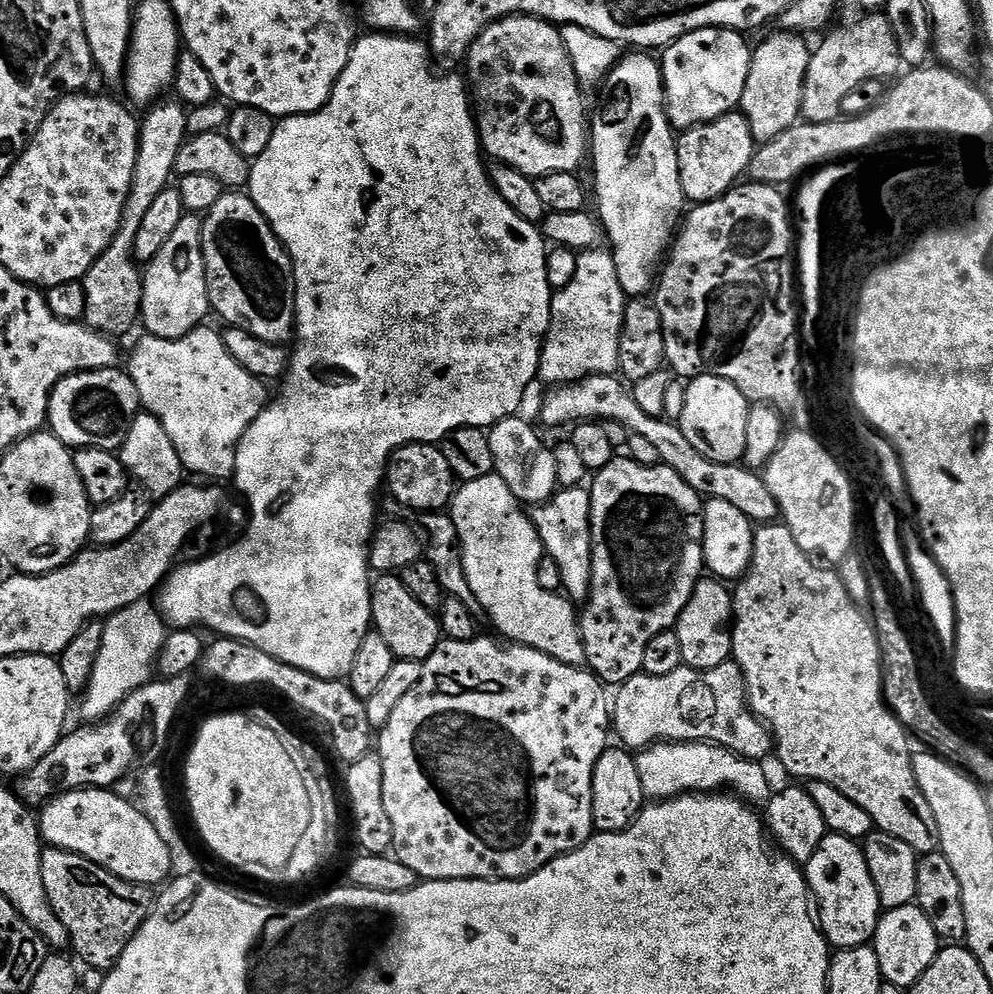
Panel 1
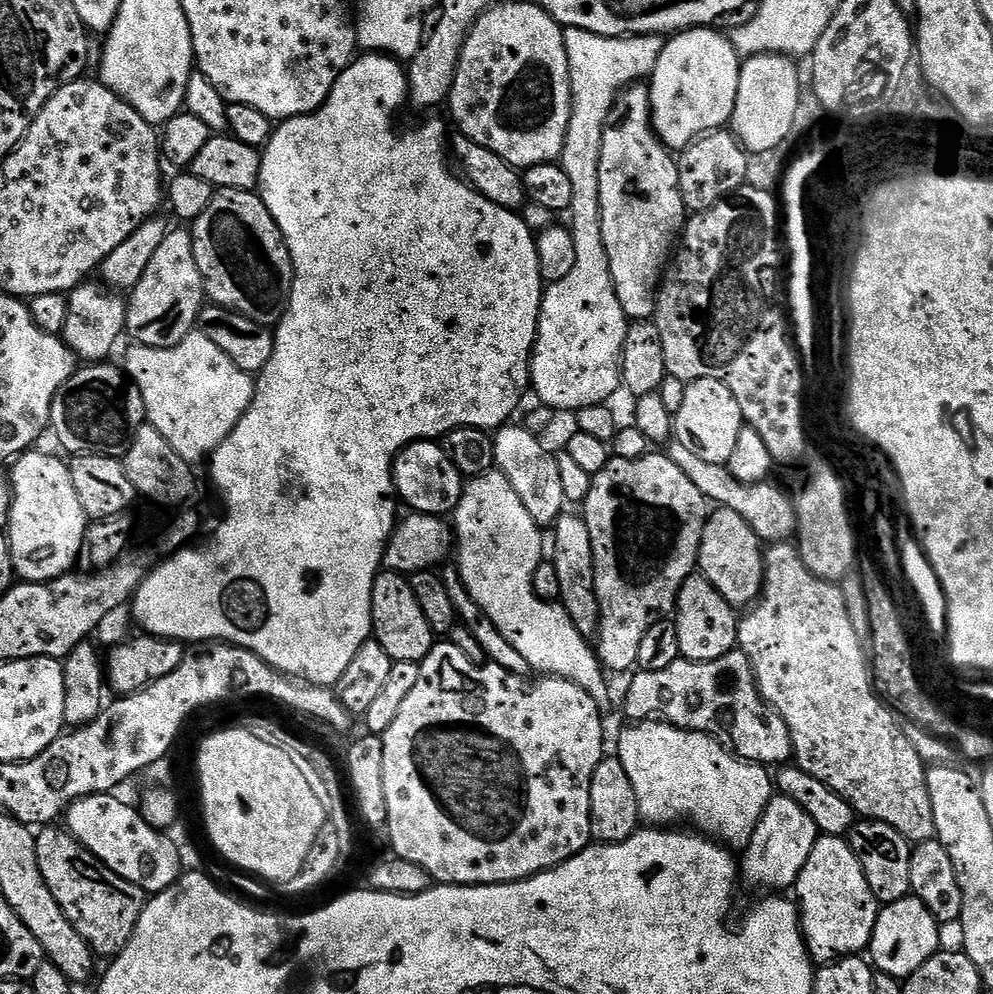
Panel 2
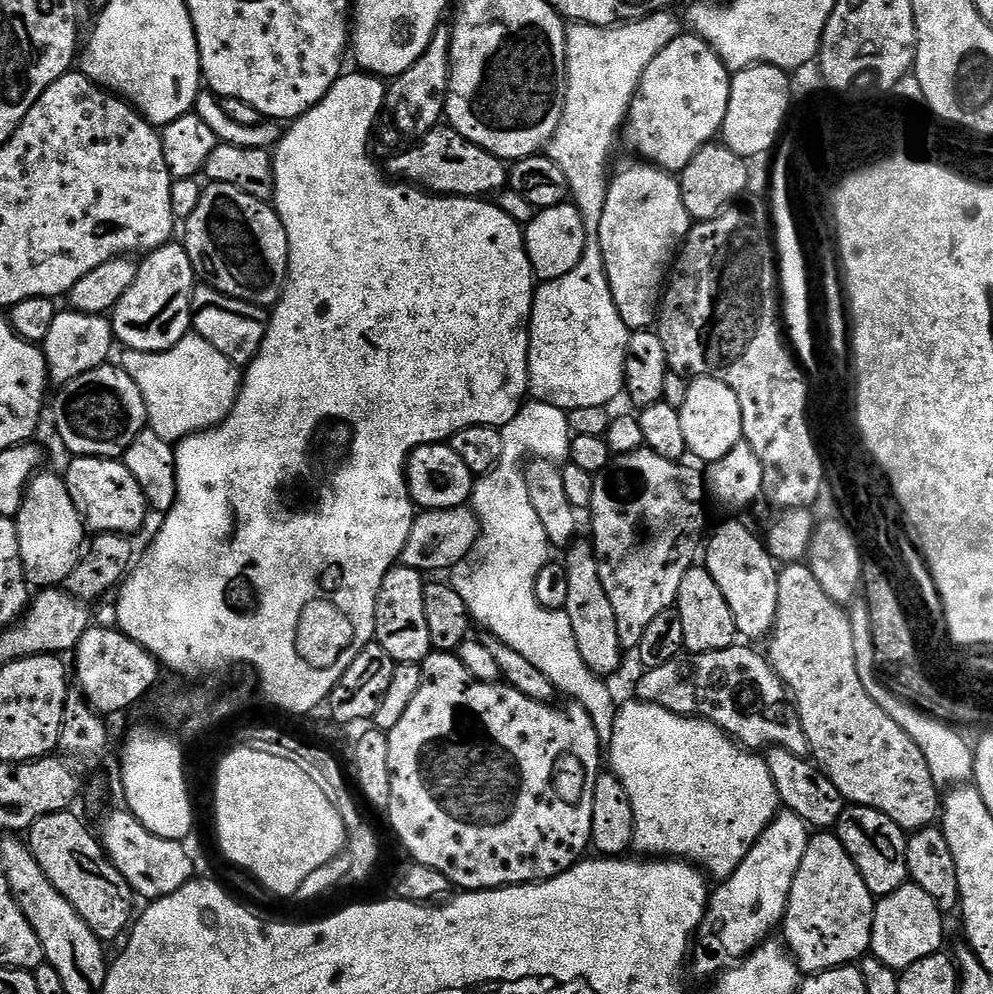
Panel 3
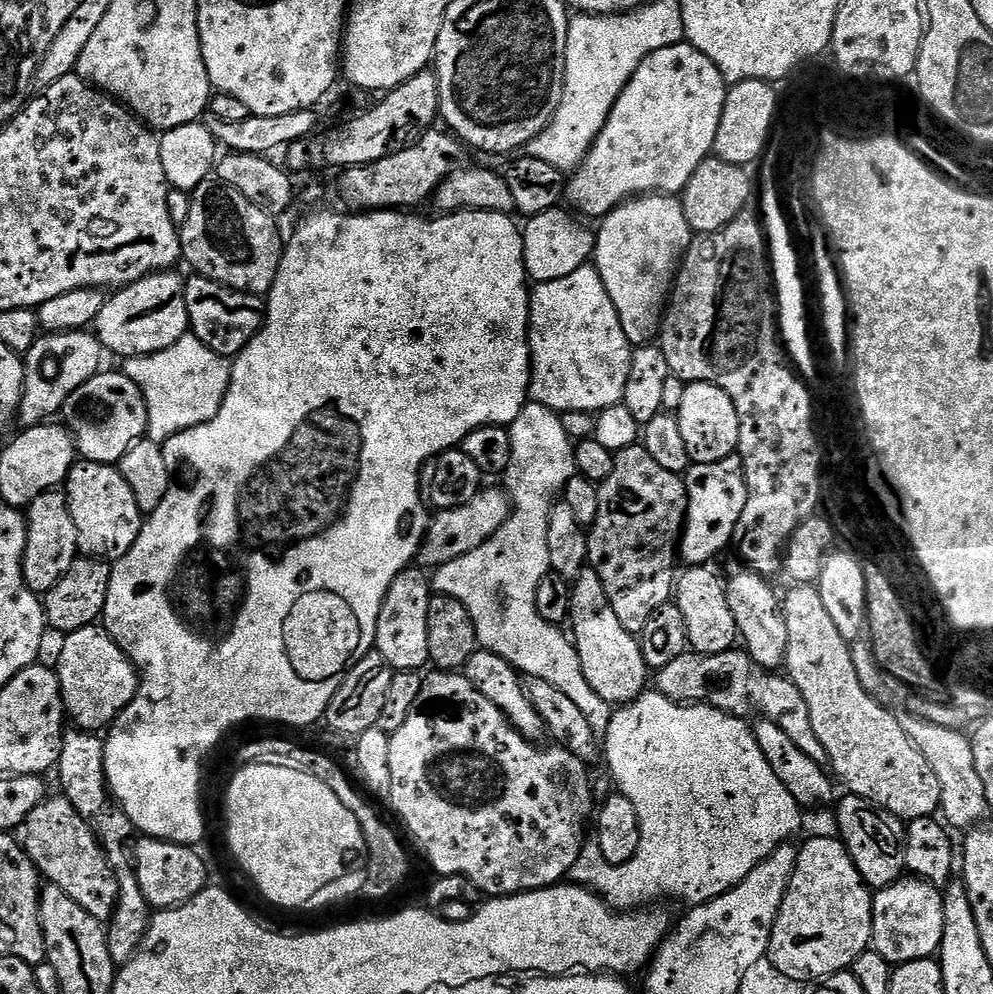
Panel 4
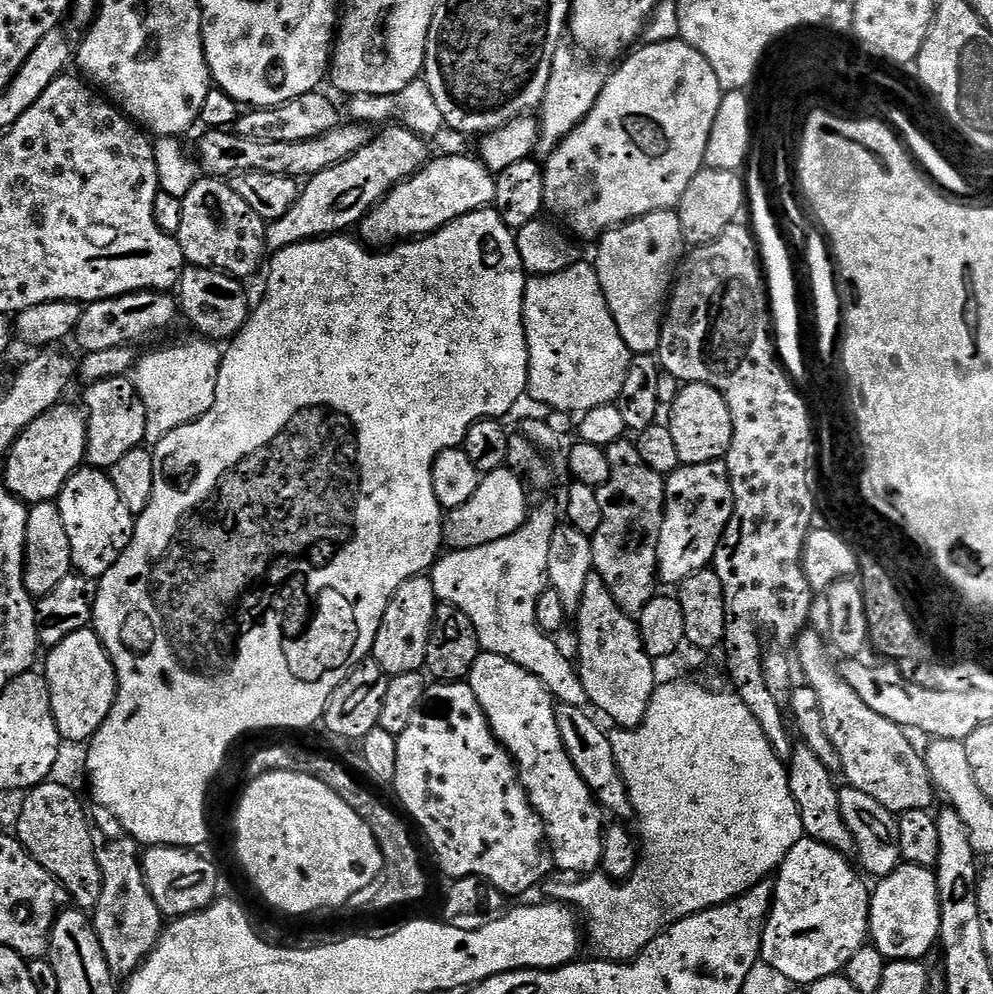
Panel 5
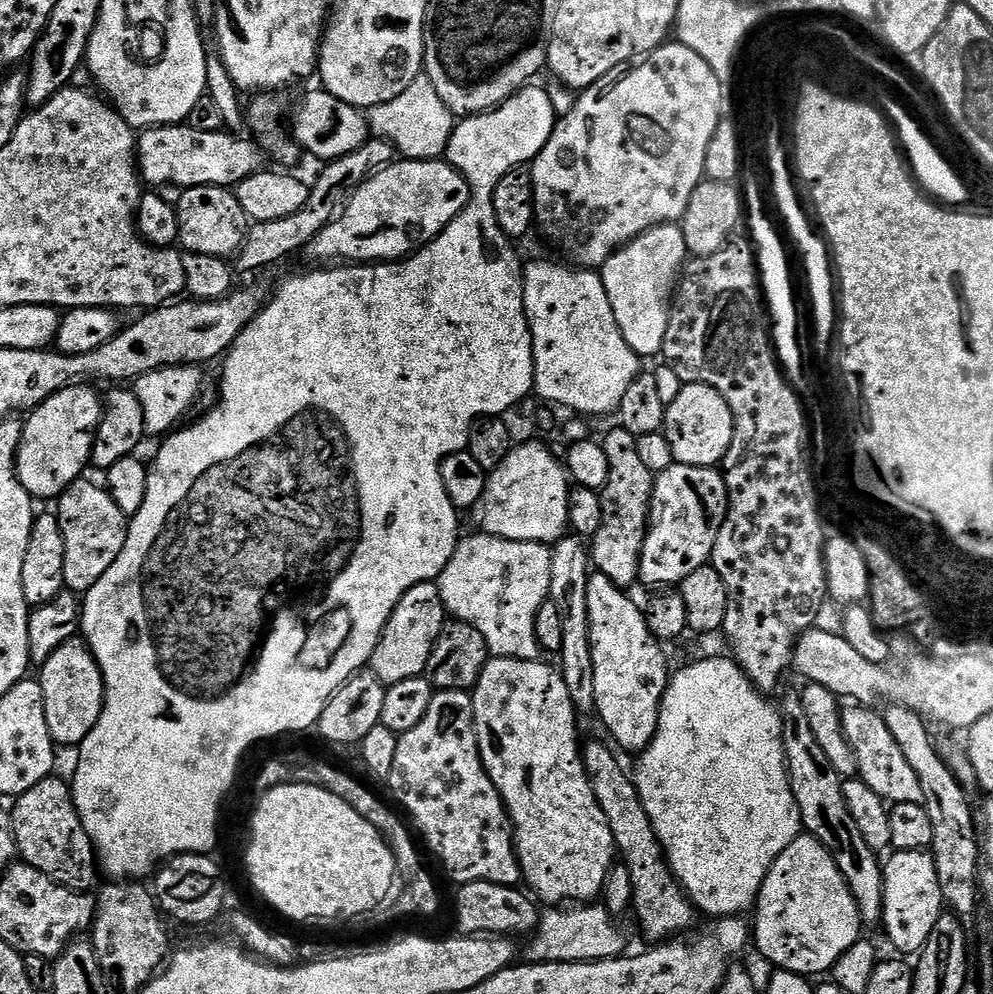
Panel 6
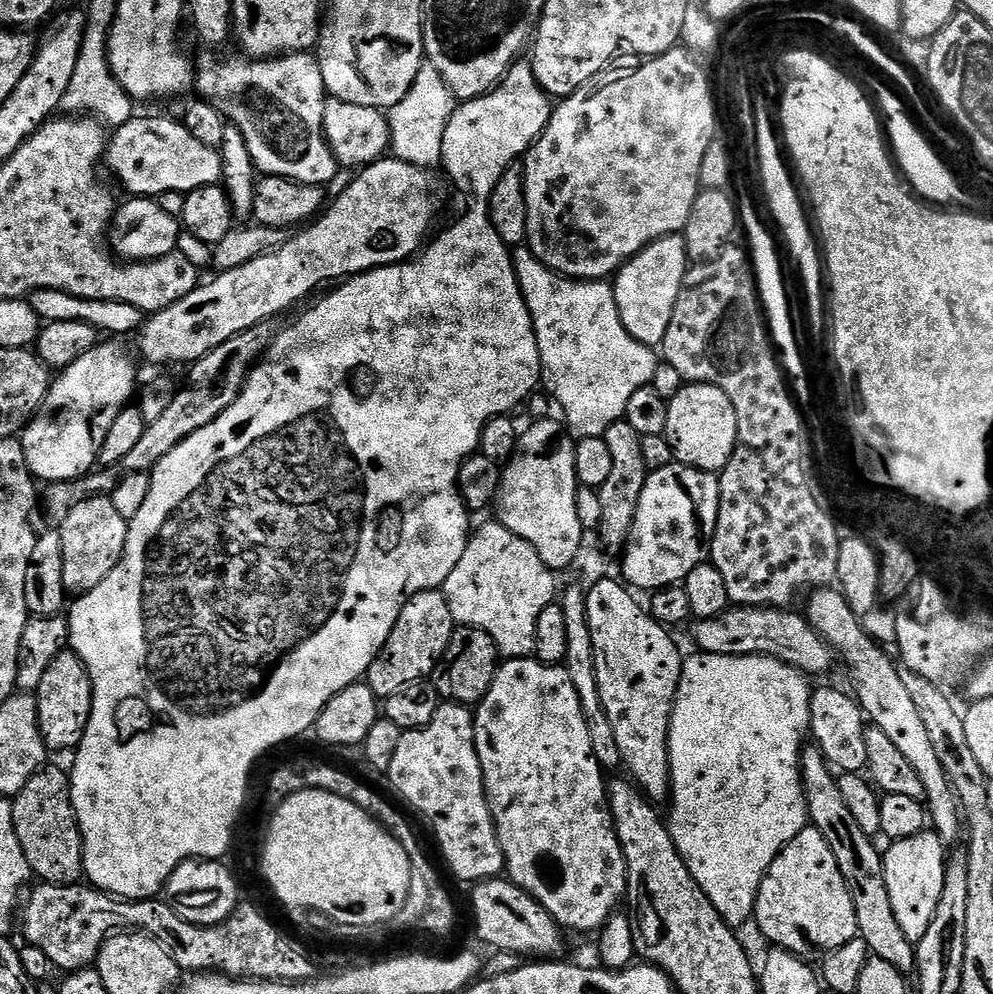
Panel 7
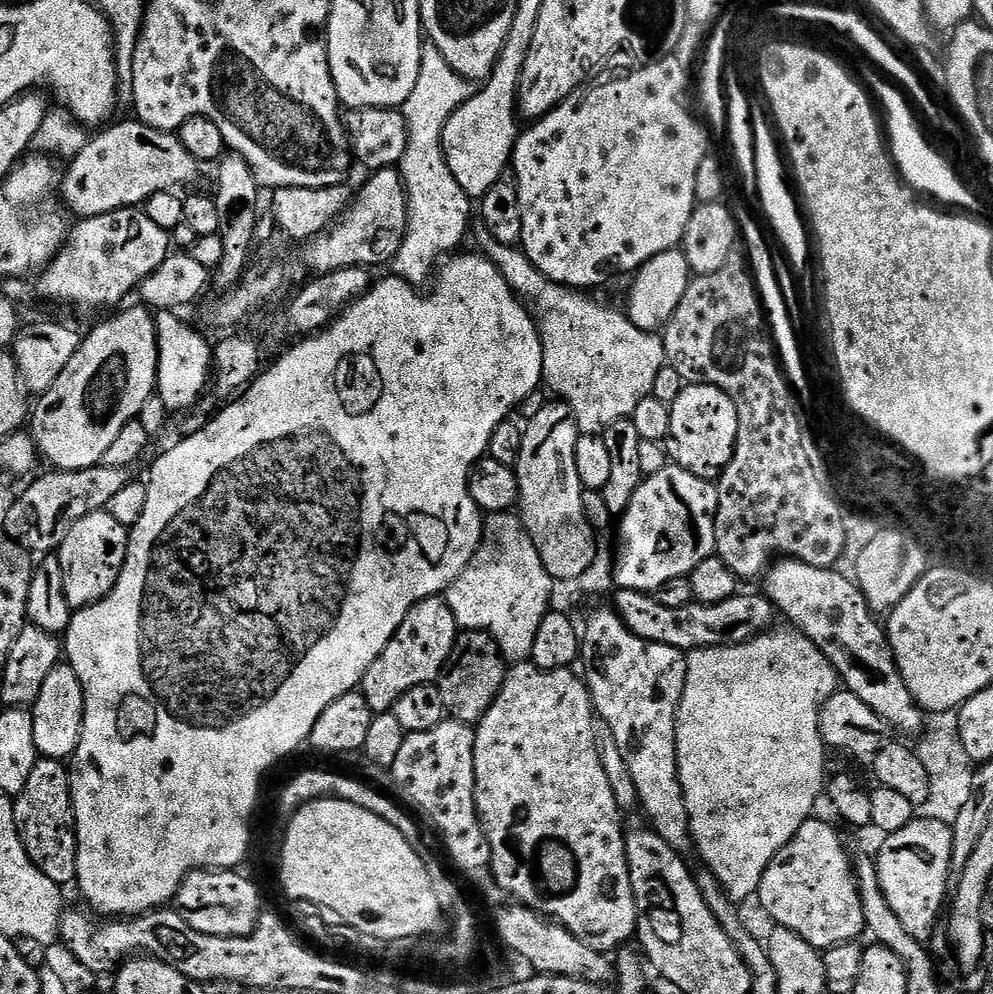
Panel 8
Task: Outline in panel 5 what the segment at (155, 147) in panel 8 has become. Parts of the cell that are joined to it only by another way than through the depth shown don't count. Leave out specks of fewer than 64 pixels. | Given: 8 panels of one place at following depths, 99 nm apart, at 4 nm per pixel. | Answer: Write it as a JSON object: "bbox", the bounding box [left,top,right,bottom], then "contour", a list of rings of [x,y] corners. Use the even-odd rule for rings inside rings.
{"bbox":[198,122,370,178],"contour":[[[341,122],[334,130],[302,142],[266,142],[242,138],[232,130],[208,130],[203,134],[205,136],[200,140],[198,164],[209,177],[231,178],[239,172],[261,172],[307,178],[362,150],[362,146],[366,146],[370,139],[370,128],[364,122]]]}

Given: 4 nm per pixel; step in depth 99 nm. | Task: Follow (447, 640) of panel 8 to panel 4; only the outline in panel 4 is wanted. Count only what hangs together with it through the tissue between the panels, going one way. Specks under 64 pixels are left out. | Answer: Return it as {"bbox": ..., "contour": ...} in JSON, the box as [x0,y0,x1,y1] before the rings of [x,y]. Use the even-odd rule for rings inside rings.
{"bbox":[374,566,434,672],"contour":[[[409,566],[400,572],[388,588],[386,598],[382,602],[382,610],[378,614],[374,648],[397,672],[414,672],[423,669],[423,664],[429,663],[428,615],[434,592],[430,587],[429,577],[423,574],[425,575],[416,566]]]}

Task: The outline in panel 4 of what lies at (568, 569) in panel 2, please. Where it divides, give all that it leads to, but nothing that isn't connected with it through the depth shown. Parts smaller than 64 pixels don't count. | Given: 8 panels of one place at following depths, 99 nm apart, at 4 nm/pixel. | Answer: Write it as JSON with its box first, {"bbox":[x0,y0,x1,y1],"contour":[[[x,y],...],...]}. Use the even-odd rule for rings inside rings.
{"bbox":[570,566,650,706],"contour":[[[590,566],[581,568],[572,584],[572,614],[570,617],[571,635],[578,650],[578,662],[582,662],[582,674],[590,682],[590,690],[598,694],[606,703],[613,706],[631,704],[645,691],[650,680],[650,669],[644,660],[639,639],[618,622],[610,598]]]}

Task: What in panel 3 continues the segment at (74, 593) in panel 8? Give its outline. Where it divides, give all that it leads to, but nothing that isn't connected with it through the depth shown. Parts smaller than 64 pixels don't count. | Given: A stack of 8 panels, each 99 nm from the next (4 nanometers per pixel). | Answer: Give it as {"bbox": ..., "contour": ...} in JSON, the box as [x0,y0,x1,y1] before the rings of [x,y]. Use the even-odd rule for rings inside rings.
{"bbox":[66,456,150,537],"contour":[[[77,456],[69,459],[66,483],[70,498],[78,510],[84,527],[92,534],[131,537],[144,524],[150,505],[138,478],[130,474],[123,459],[102,456]]]}

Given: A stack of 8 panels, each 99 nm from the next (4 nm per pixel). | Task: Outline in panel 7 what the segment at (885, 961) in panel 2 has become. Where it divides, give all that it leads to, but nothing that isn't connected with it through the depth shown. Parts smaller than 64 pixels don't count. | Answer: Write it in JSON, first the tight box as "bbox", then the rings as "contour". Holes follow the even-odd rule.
{"bbox":[884,830,946,941],"contour":[[[925,830],[914,834],[914,838],[893,840],[887,845],[884,857],[886,890],[890,890],[890,906],[894,906],[894,918],[902,926],[906,938],[918,941],[930,927],[930,918],[934,918],[934,909],[938,907],[938,898],[942,898],[944,885],[944,866],[946,846],[935,831]]]}

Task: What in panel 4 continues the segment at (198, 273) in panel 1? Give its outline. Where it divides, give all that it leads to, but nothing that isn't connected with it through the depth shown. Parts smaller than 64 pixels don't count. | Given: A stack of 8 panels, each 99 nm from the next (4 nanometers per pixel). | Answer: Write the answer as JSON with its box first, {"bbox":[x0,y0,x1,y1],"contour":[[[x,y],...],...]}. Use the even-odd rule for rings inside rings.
{"bbox":[94,270,189,358],"contour":[[[176,270],[155,272],[113,291],[105,299],[94,325],[101,346],[119,358],[145,356],[166,350],[166,346],[174,346],[178,338],[189,335],[185,277],[178,273]]]}

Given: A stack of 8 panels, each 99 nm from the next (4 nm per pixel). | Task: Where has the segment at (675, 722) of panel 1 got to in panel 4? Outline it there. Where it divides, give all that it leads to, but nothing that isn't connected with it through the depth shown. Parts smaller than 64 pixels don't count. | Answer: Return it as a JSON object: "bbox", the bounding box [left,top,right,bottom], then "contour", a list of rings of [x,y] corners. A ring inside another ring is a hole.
{"bbox":[654,650,828,766],"contour":[[[686,650],[674,662],[670,662],[665,668],[659,669],[654,676],[655,691],[661,692],[666,698],[687,702],[689,704],[709,704],[712,708],[717,708],[723,712],[728,712],[731,716],[741,718],[751,717],[752,708],[763,719],[774,722],[806,754],[806,758],[812,759],[815,764],[821,766],[828,764],[826,750],[822,750],[822,742],[818,742],[818,734],[814,734],[814,722],[810,722],[810,710],[806,706],[806,698],[802,698],[802,690],[794,686],[794,682],[789,680],[784,674],[769,674],[763,668],[757,668],[743,650],[733,650],[722,654],[710,654],[709,656],[699,656],[698,653]]]}

